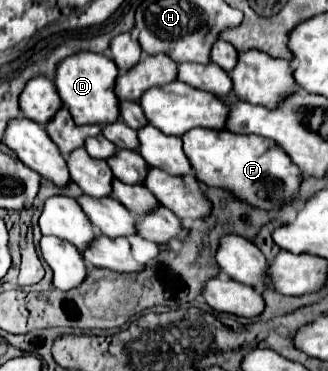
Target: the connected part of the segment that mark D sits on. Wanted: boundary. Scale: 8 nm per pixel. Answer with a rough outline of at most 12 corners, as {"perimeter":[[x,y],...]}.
{"perimeter":[[75,52],[53,84],[75,124],[119,118],[119,70],[109,56]]}

